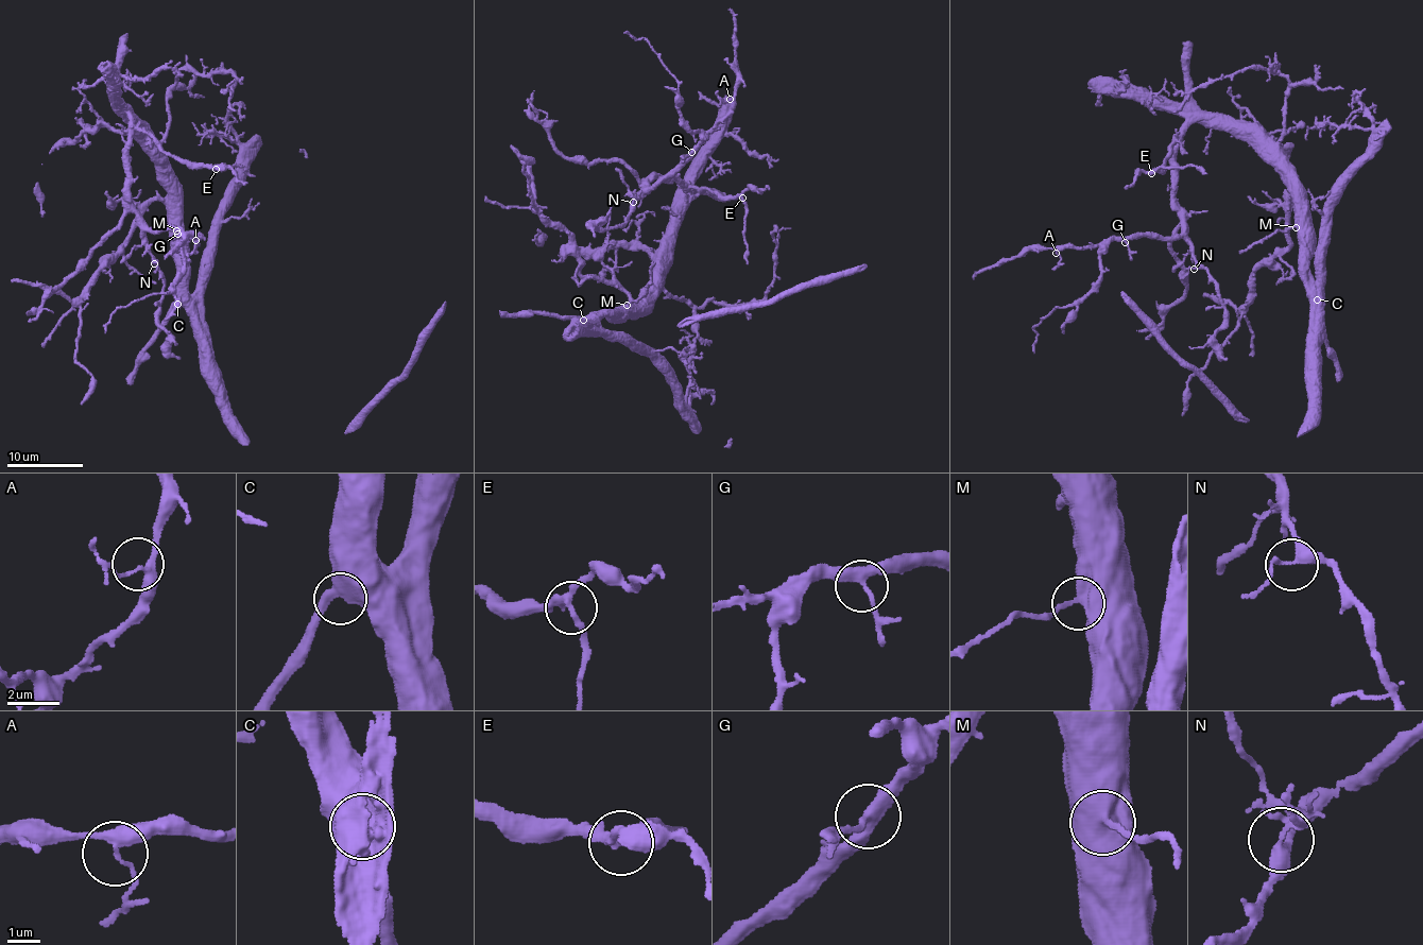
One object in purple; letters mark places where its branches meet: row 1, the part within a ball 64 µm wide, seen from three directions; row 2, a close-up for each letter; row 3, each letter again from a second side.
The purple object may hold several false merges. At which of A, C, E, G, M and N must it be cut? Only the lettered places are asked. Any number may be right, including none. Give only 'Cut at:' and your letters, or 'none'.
Cut at: none

